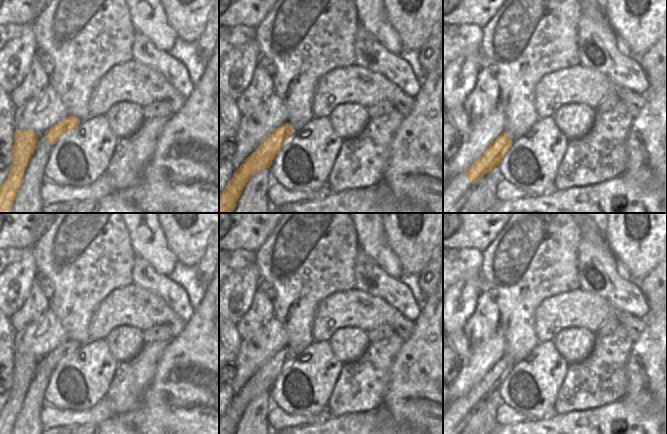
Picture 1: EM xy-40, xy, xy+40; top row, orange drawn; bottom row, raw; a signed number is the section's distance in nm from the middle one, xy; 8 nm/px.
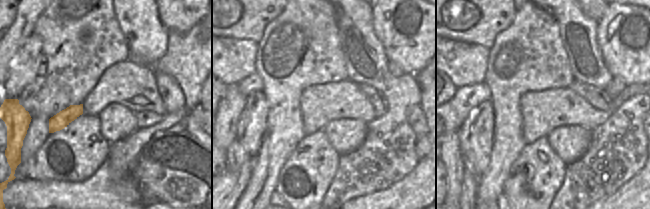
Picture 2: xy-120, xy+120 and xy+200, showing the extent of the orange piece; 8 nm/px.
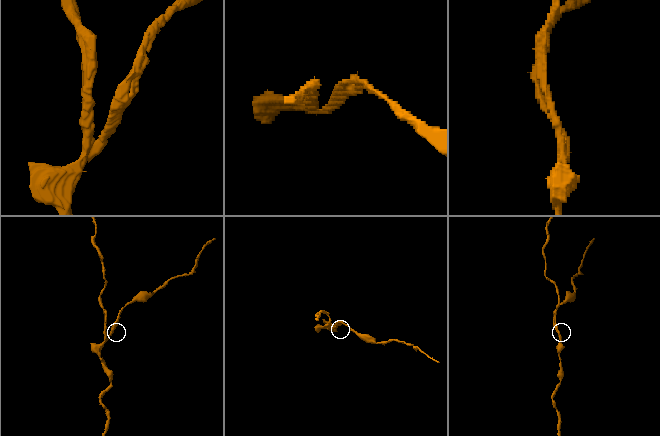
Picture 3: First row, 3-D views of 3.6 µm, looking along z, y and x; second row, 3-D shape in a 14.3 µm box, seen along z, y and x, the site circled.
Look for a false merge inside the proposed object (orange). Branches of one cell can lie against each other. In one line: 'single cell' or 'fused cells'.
fused cells

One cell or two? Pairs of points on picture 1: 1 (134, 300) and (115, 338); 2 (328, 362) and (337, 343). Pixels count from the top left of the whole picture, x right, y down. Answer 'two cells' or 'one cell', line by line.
1: two cells
2: two cells

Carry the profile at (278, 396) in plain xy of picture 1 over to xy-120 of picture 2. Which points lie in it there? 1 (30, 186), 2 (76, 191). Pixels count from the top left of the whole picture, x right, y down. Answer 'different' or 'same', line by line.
1: different
2: different

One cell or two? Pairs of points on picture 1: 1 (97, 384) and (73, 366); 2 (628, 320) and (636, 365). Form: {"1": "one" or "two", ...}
{"1": "one", "2": "two"}

